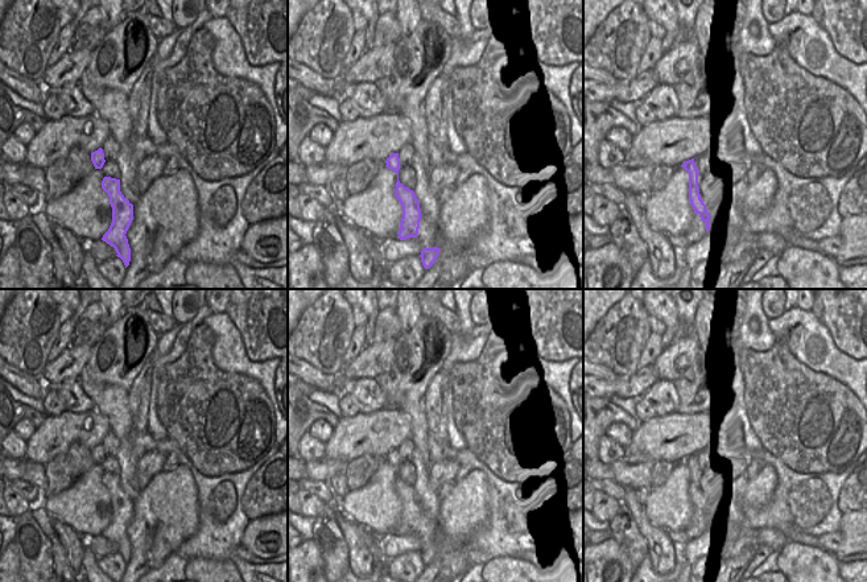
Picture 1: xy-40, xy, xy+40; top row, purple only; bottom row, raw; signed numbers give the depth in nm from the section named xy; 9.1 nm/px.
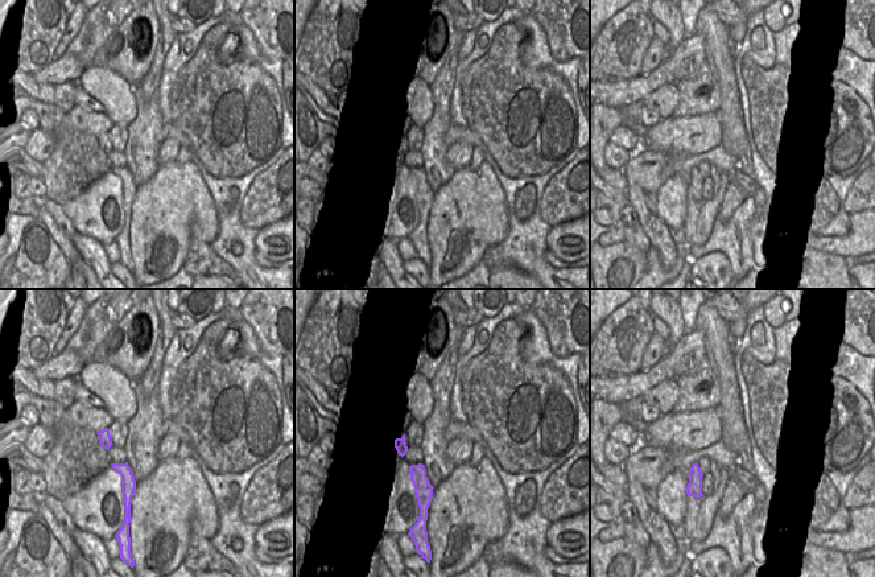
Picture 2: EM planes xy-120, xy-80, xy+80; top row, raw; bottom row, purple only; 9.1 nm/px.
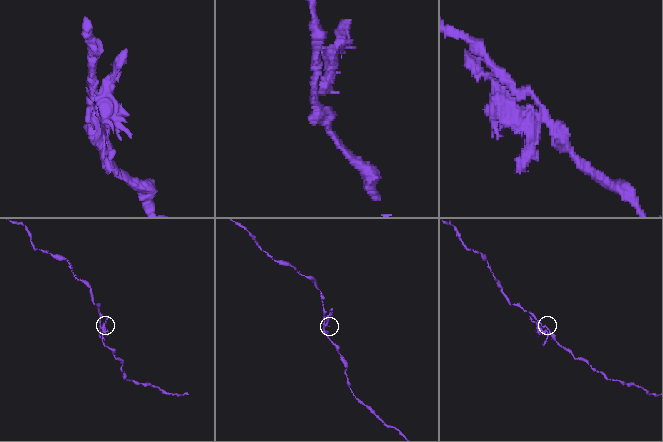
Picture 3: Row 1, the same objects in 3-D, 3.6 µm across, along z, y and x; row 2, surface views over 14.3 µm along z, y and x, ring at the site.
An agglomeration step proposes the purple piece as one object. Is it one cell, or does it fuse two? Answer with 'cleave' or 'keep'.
cleave

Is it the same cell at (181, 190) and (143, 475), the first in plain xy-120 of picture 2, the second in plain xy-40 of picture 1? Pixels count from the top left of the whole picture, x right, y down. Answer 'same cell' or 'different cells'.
different cells

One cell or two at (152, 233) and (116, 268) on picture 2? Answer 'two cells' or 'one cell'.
two cells

